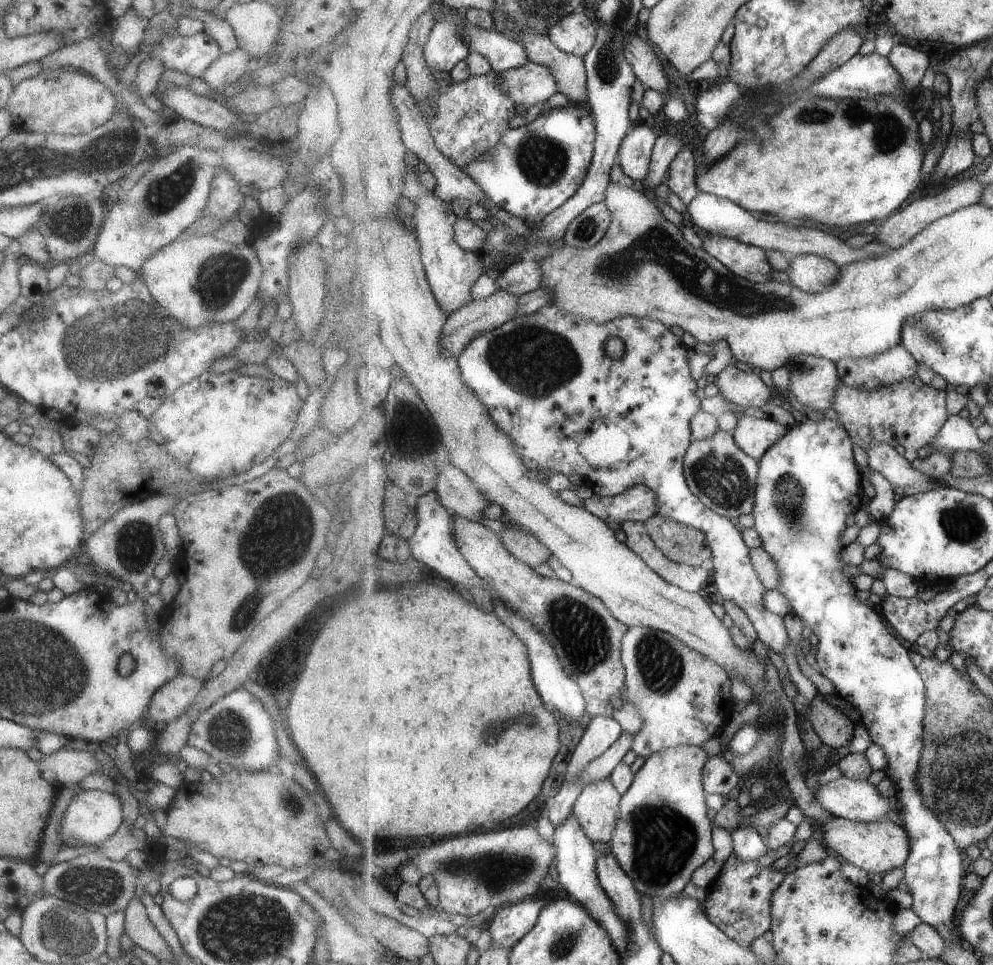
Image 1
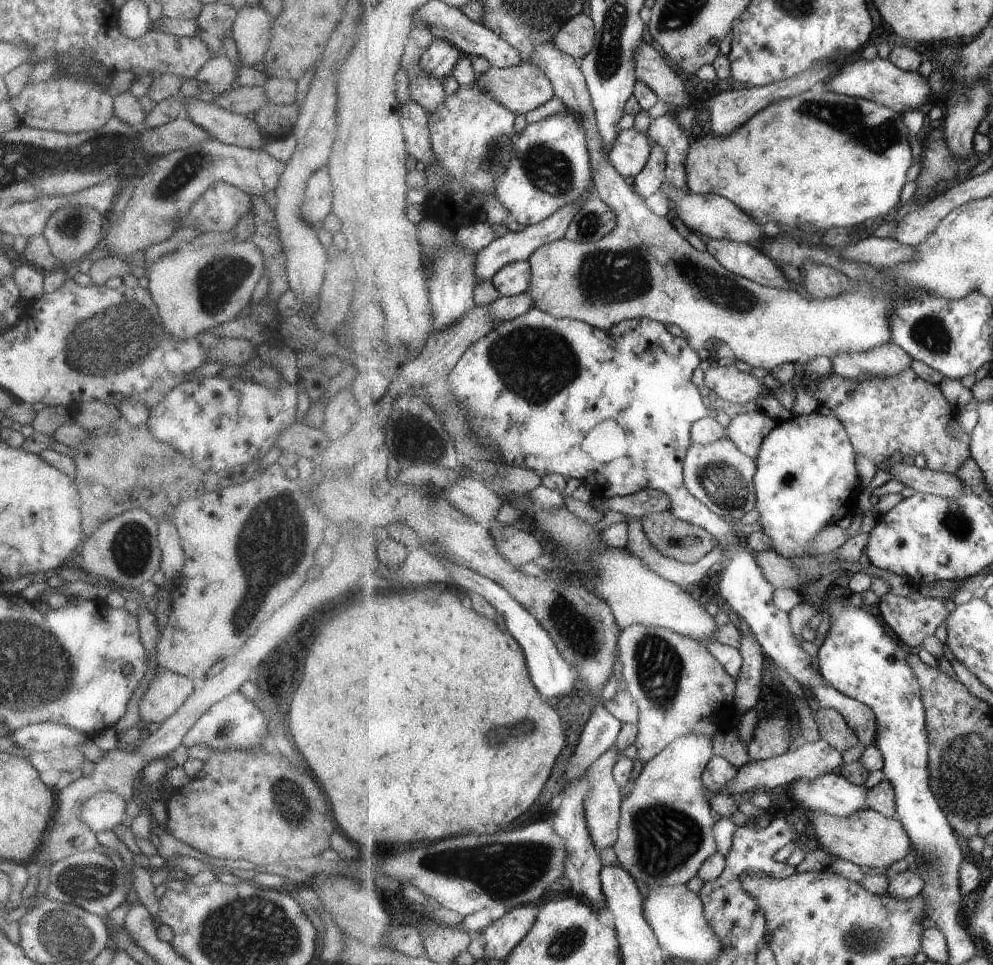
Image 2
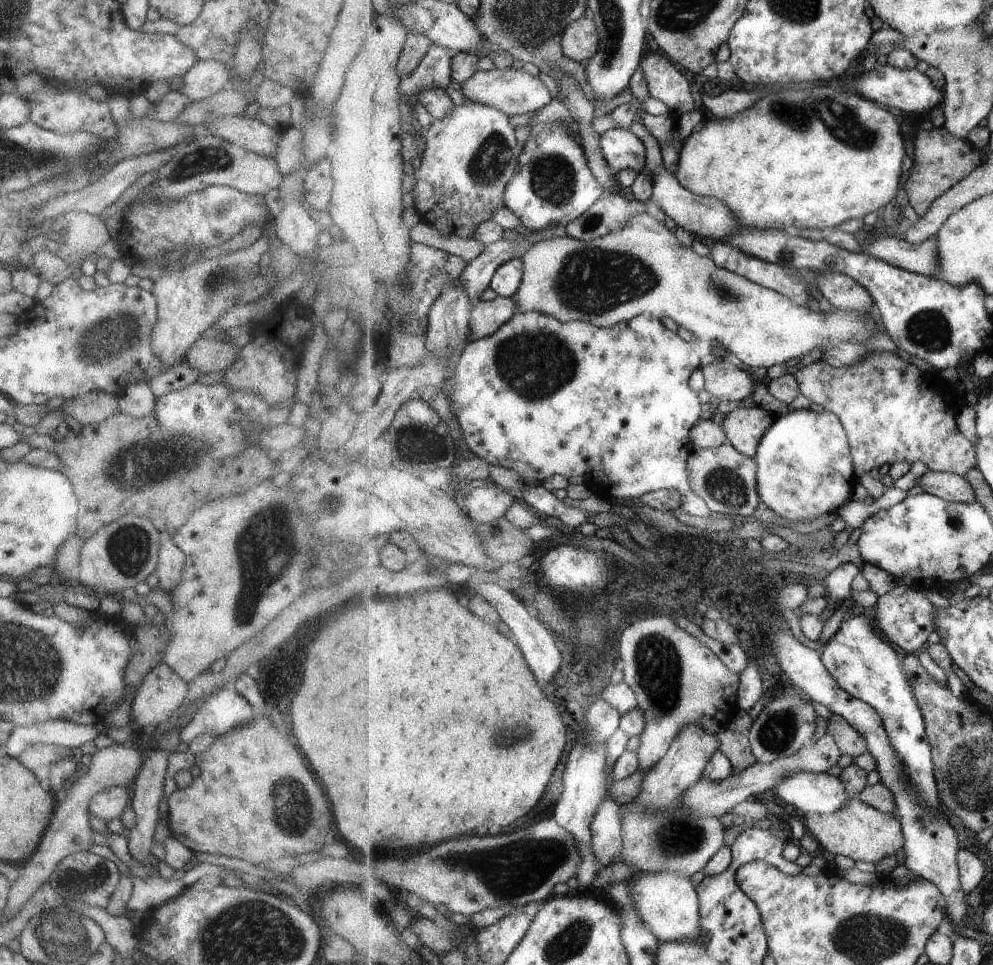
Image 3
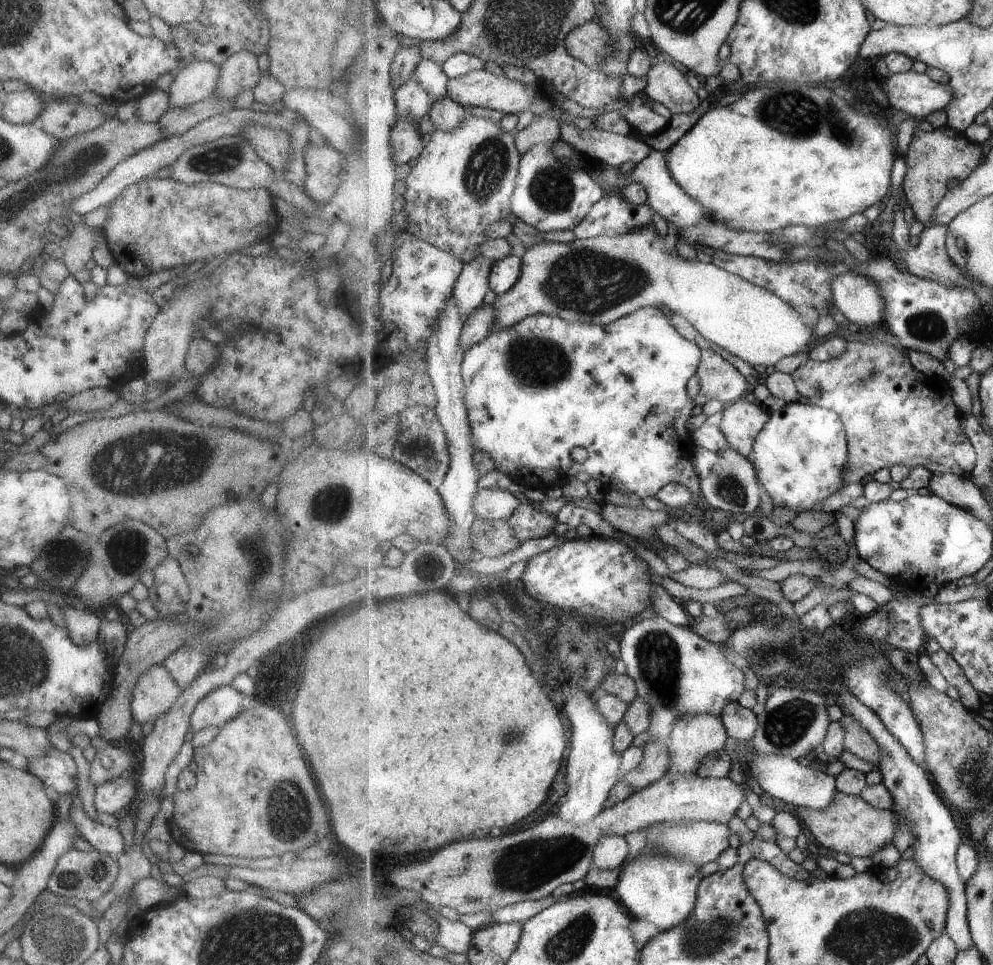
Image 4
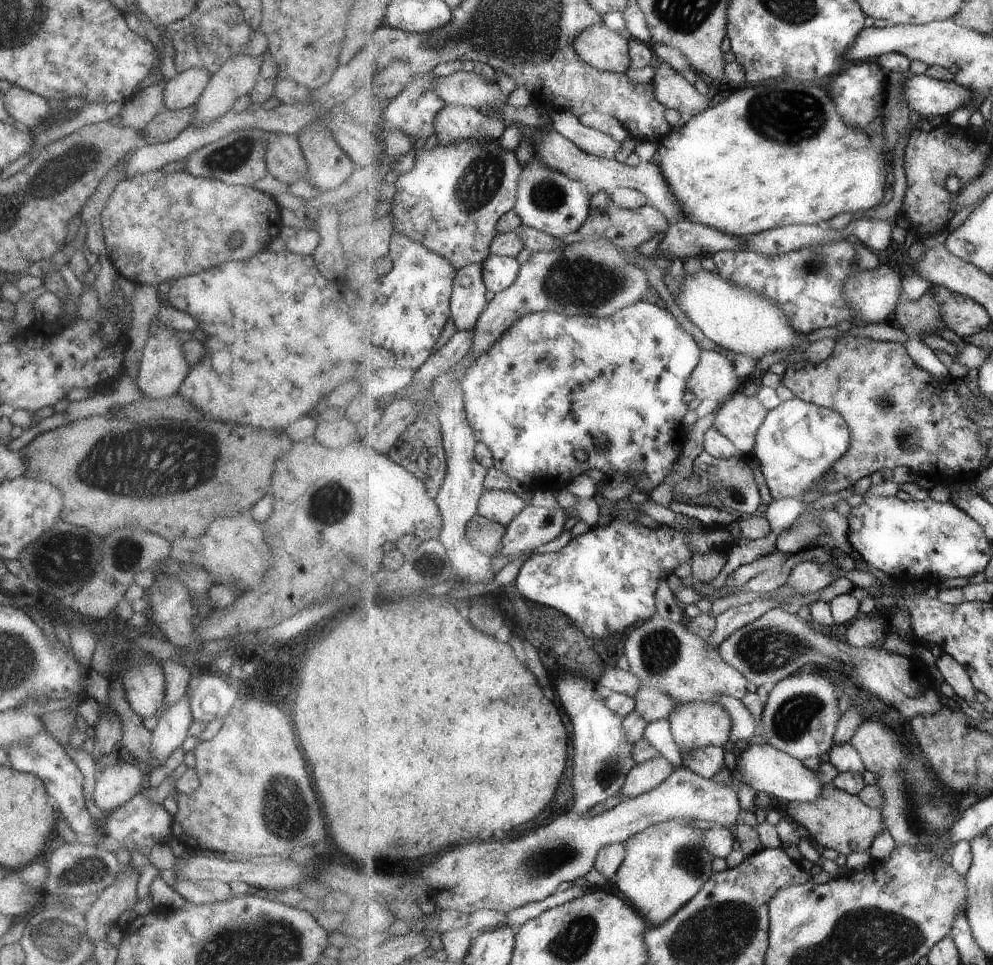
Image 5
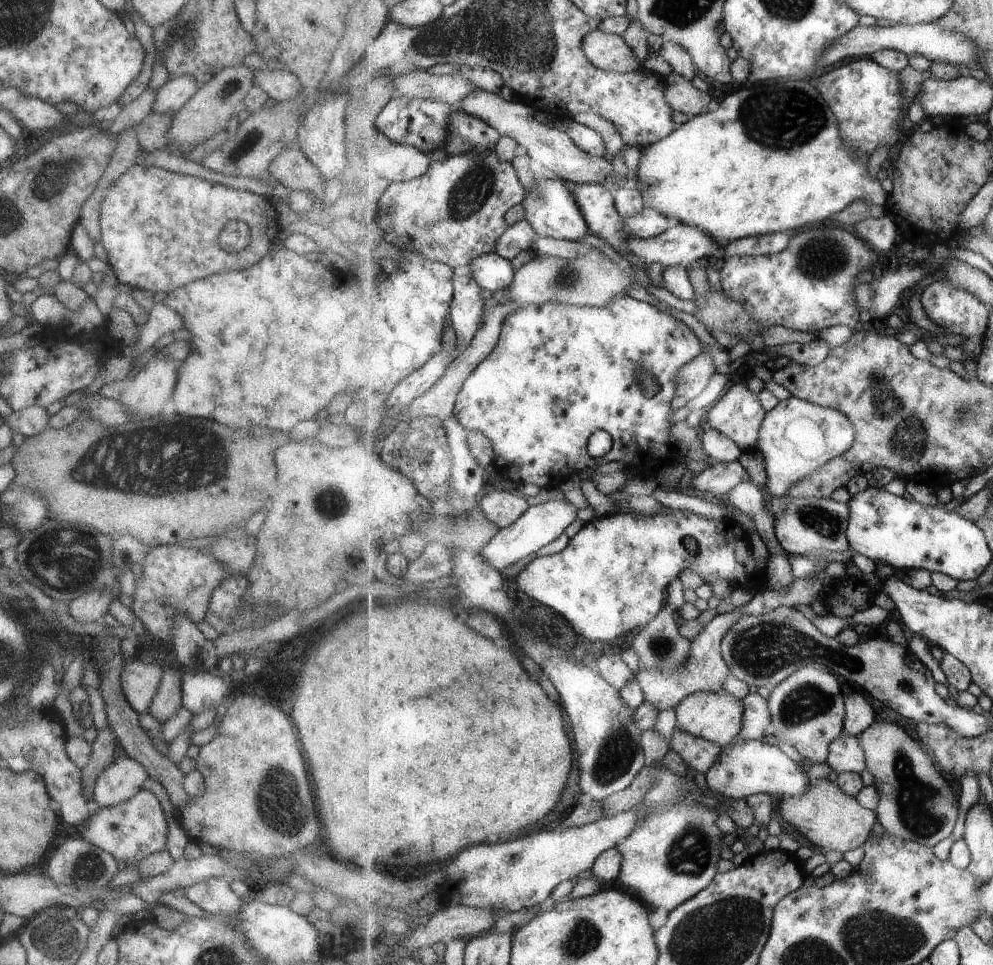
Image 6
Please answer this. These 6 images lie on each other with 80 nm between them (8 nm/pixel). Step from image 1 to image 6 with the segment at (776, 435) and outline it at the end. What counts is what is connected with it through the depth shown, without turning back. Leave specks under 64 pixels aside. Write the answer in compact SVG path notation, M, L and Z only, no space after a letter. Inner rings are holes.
M735 383L707 413L710 426L732 438L745 452L756 448L767 410L747 385Z

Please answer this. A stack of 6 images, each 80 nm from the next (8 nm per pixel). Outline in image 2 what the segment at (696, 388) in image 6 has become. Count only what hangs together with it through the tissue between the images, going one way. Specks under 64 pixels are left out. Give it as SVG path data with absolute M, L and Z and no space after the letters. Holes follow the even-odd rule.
M739 363L717 367L712 365L705 371L703 384L713 390L719 398L728 403L740 406L757 400L757 395L764 395L767 388L757 381L748 369Z

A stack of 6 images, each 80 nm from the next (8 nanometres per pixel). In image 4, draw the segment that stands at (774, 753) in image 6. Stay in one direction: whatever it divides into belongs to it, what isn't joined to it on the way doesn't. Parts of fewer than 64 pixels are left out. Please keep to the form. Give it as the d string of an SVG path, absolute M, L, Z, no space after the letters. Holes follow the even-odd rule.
M753 750L750 766L747 771L758 782L760 788L773 798L791 803L796 807L805 807L821 810L827 808L839 791L834 776L803 766L799 760L790 756L773 753L762 753Z

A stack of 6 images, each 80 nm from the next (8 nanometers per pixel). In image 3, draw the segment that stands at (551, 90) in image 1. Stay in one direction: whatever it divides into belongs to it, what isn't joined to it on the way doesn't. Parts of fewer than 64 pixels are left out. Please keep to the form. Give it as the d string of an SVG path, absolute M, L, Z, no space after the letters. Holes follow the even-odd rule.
M519 65L503 70L495 68L490 71L477 71L469 80L459 83L466 101L475 101L478 104L489 105L501 109L510 117L533 113L551 102L551 92L536 76L522 72Z

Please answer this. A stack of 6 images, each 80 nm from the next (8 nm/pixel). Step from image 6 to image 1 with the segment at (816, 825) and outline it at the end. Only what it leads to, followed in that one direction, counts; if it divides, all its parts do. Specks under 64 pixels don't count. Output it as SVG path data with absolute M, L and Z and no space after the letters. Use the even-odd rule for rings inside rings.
M833 817L820 827L828 851L837 854L842 861L850 862L866 872L885 874L905 866L911 854L911 840L906 828L885 817L875 822Z

